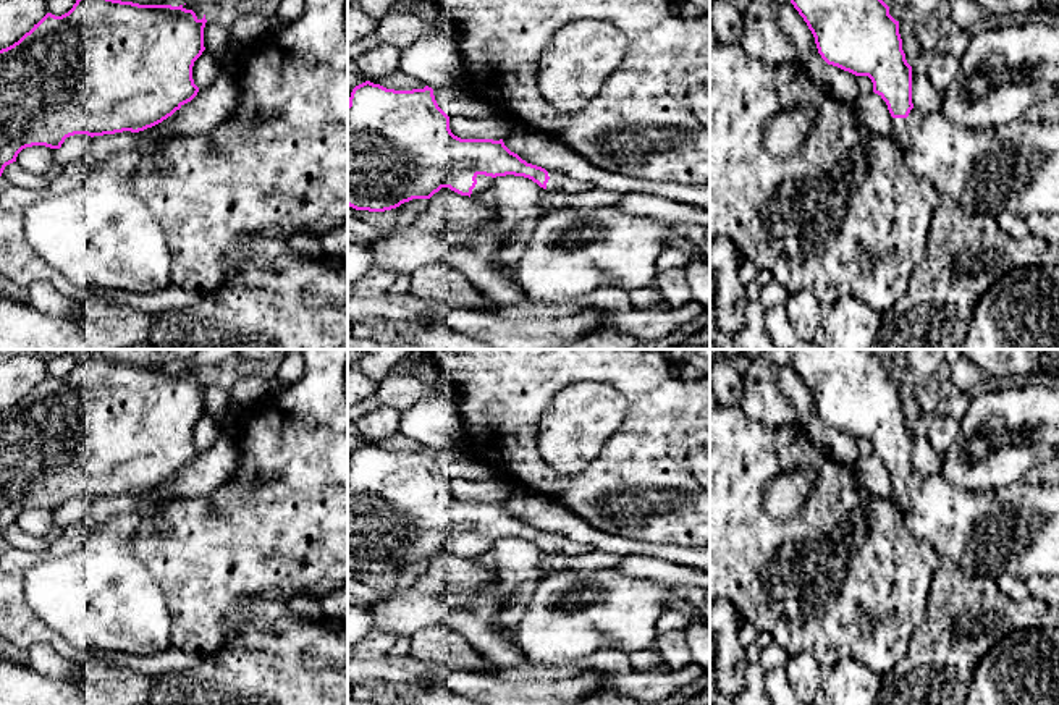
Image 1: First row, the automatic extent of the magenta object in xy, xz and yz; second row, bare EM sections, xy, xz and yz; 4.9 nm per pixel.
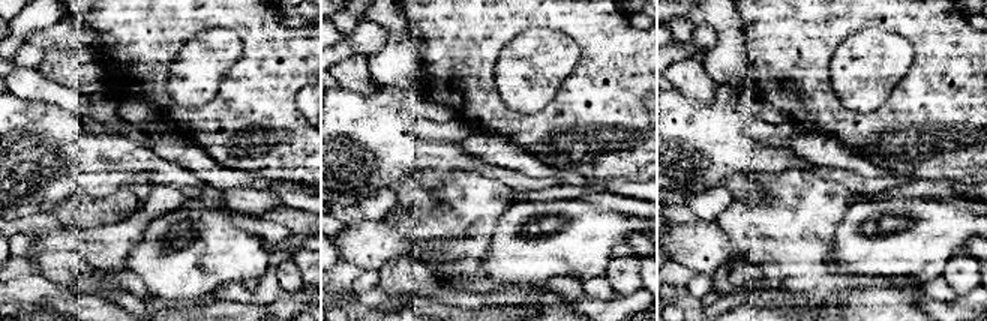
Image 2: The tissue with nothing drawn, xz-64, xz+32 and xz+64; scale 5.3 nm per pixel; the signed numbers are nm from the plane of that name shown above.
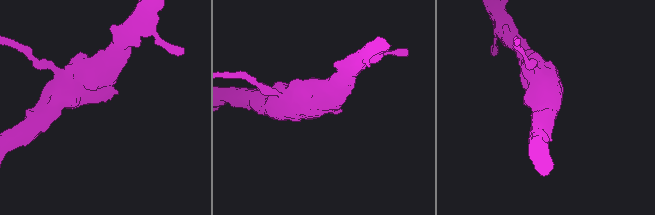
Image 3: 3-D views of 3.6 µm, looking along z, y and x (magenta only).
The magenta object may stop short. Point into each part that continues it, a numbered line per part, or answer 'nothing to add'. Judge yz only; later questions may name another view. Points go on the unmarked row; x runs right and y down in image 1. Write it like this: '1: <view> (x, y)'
1: yz (899, 495)

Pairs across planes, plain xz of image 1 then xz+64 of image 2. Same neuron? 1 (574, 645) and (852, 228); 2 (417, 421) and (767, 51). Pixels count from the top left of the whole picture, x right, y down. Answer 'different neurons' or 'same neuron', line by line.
1: same neuron
2: different neurons

